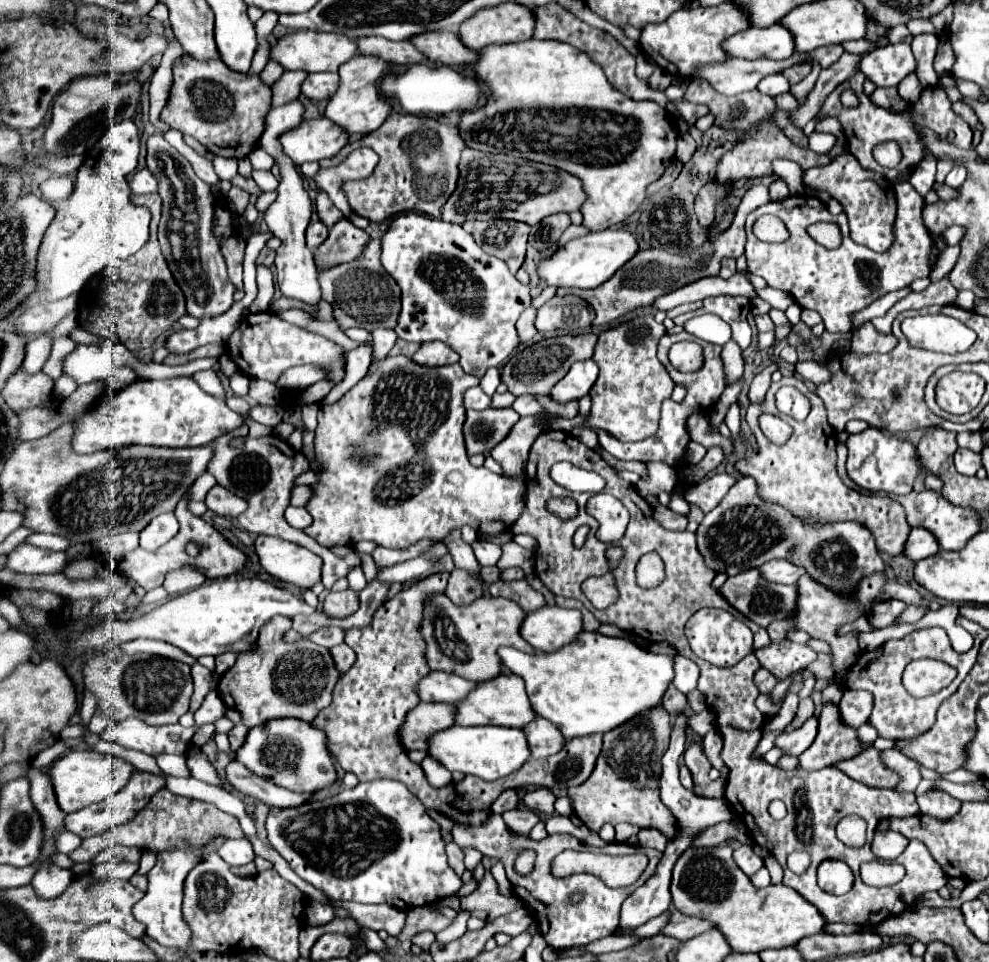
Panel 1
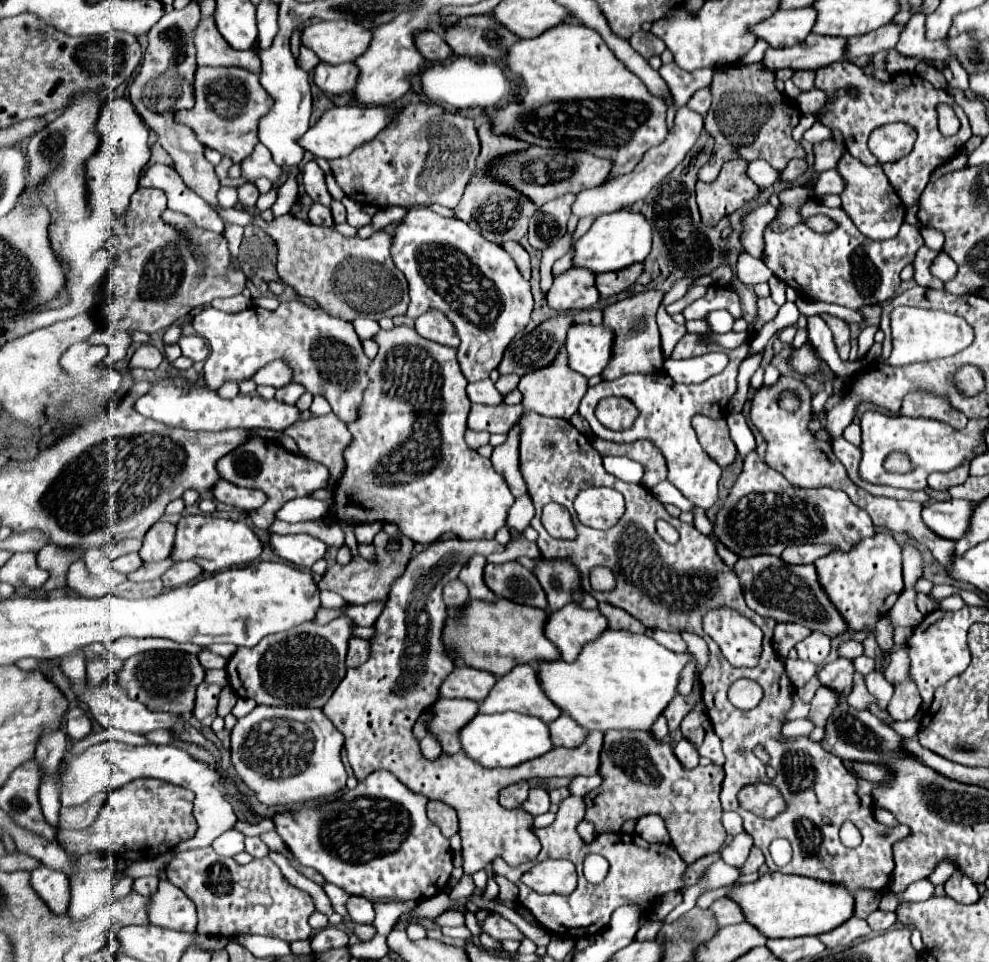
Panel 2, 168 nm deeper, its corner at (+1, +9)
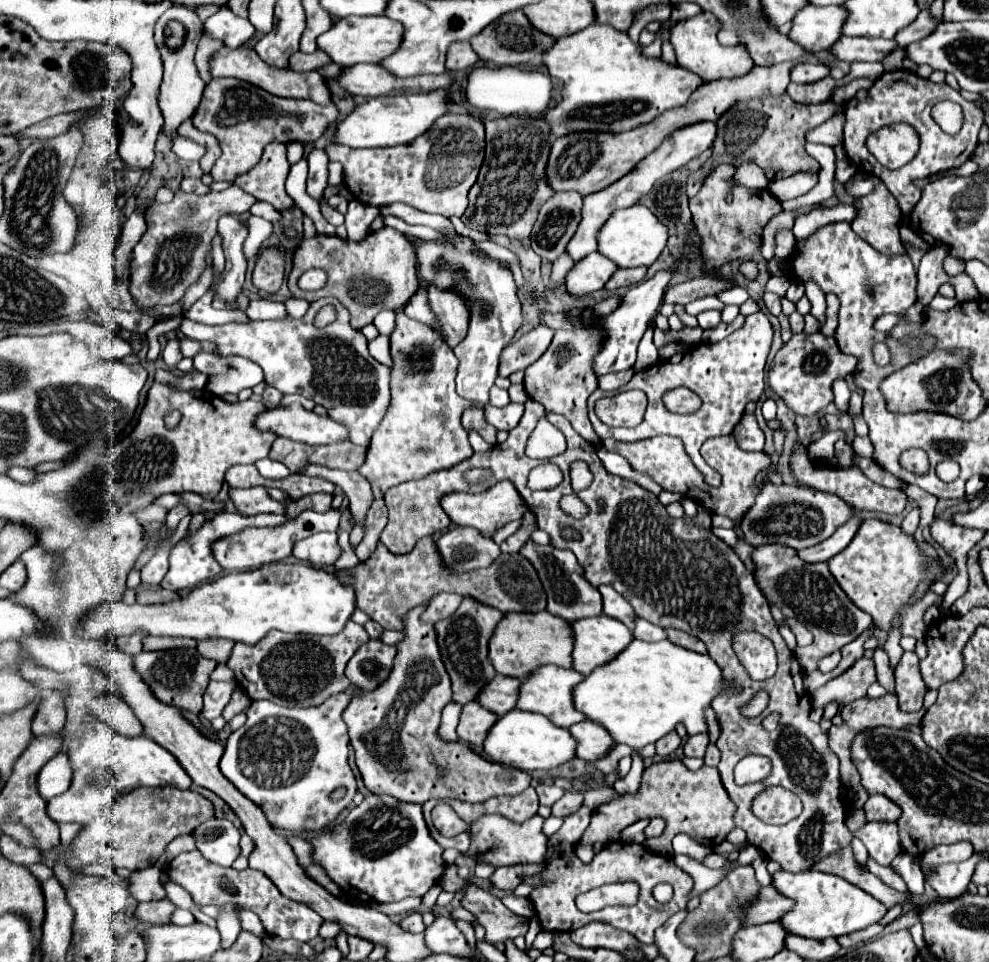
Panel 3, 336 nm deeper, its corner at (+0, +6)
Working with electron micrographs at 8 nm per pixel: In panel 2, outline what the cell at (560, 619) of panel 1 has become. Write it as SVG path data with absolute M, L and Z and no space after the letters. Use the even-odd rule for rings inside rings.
M566 604L558 612L548 614L544 632L562 654L564 662L574 662L584 644L596 640L608 628L606 616L600 610L584 610L576 604Z

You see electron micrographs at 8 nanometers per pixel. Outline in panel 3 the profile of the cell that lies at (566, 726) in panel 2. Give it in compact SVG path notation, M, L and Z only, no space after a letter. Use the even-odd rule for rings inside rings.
M589 719L579 721L577 725L571 725L569 733L577 741L577 747L575 747L577 757L585 759L585 761L595 761L597 757L603 757L613 745L613 739L609 737L609 733L605 733L605 729L601 729L601 725L593 723Z

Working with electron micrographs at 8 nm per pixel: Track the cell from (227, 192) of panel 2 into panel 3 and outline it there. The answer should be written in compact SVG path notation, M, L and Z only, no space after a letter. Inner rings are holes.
M193 177L183 179L181 189L183 189L183 191L187 191L187 193L197 193L197 195L207 195L207 193L211 191L207 185L203 185L203 183L201 183L201 179L193 179Z

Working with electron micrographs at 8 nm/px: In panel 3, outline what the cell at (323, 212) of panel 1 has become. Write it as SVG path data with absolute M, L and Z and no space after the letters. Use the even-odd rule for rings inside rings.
M311 149L311 153L307 155L307 163L309 163L309 177L307 177L307 193L321 201L323 193L327 189L327 155L323 149Z

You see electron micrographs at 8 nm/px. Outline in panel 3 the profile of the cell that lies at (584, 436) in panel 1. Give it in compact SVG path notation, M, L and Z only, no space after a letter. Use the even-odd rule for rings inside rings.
M577 329L577 331L555 331L553 343L543 353L539 361L535 361L529 369L525 369L523 387L529 398L539 401L547 413L565 415L573 429L593 445L601 445L601 439L593 433L591 421L587 417L587 399L597 389L597 377L591 369L593 353L597 353L601 341L601 333L597 329Z

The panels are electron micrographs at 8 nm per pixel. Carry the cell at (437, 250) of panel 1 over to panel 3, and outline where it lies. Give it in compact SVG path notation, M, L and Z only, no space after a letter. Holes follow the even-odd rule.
M439 231L441 237L453 247L447 247L437 241L421 241L417 245L417 265L419 265L419 277L425 285L435 285L441 291L455 291L465 299L465 305L469 309L469 333L467 337L453 349L459 359L459 373L457 373L457 393L471 401L481 401L483 405L489 399L489 389L495 383L497 367L499 367L499 355L501 351L511 343L515 331L523 325L523 305L517 295L517 283L513 279L513 273L505 267L501 267L493 257L489 257L483 249L479 249L471 237L455 233L449 235L447 231Z

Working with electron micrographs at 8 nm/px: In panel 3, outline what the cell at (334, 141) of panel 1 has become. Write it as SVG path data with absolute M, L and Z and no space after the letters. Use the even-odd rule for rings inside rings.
M431 91L431 93L403 93L403 95L387 95L387 97L373 97L367 99L365 103L357 105L345 119L341 119L337 123L335 135L333 135L333 143L337 145L345 145L345 147L353 147L353 149L365 149L365 147L391 147L391 145L399 145L399 143L409 143L415 137L419 137L421 133L425 133L429 129L429 125L433 125L433 121L441 115L447 113L447 97L445 91Z

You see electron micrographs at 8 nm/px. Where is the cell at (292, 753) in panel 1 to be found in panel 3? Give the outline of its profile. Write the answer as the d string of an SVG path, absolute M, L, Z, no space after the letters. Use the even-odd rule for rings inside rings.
M337 693L337 697L329 697L329 701L325 701L323 705L309 709L289 709L273 705L271 701L253 701L247 711L247 723L229 735L219 769L245 797L261 807L273 827L281 827L291 833L319 831L327 827L345 807L351 805L357 785L347 765L349 737L347 725L341 717L345 703L349 703L349 695L345 693ZM337 789L345 789L345 797L333 801L331 793L335 793Z

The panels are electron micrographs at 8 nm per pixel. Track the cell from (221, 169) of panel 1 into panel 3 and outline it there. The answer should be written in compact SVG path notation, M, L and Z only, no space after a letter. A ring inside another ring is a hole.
M177 135L173 139L173 153L179 159L185 159L185 161L199 161L207 153L207 149L203 145L199 145L199 143L193 143L193 141Z

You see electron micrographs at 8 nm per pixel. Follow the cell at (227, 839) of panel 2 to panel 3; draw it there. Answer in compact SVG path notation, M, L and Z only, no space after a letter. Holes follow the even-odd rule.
M209 819L205 821L201 827L197 827L193 831L195 841L197 841L197 849L213 863L229 867L241 853L239 849L239 839L241 833L239 829L225 821L217 821L217 819Z

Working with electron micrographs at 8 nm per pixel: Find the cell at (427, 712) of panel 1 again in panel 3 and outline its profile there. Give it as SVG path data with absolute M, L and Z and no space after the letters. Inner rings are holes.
M471 701L471 703L463 705L457 735L463 743L469 743L469 747L479 753L485 733L489 733L493 721L497 721L497 715L489 713L487 709L483 709L475 701Z

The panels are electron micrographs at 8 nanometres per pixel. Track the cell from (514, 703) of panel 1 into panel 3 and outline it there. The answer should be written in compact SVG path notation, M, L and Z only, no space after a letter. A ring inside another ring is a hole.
M543 665L535 671L531 671L523 681L521 681L521 687L519 687L519 699L517 699L517 709L523 709L523 711L533 711L533 713L541 713L545 715L549 721L553 721L557 727L571 727L579 721L585 719L583 713L579 713L573 703L571 703L571 691L573 691L573 685L581 683L583 681L583 675L577 673L575 669L563 669L563 667L557 667L557 665Z

